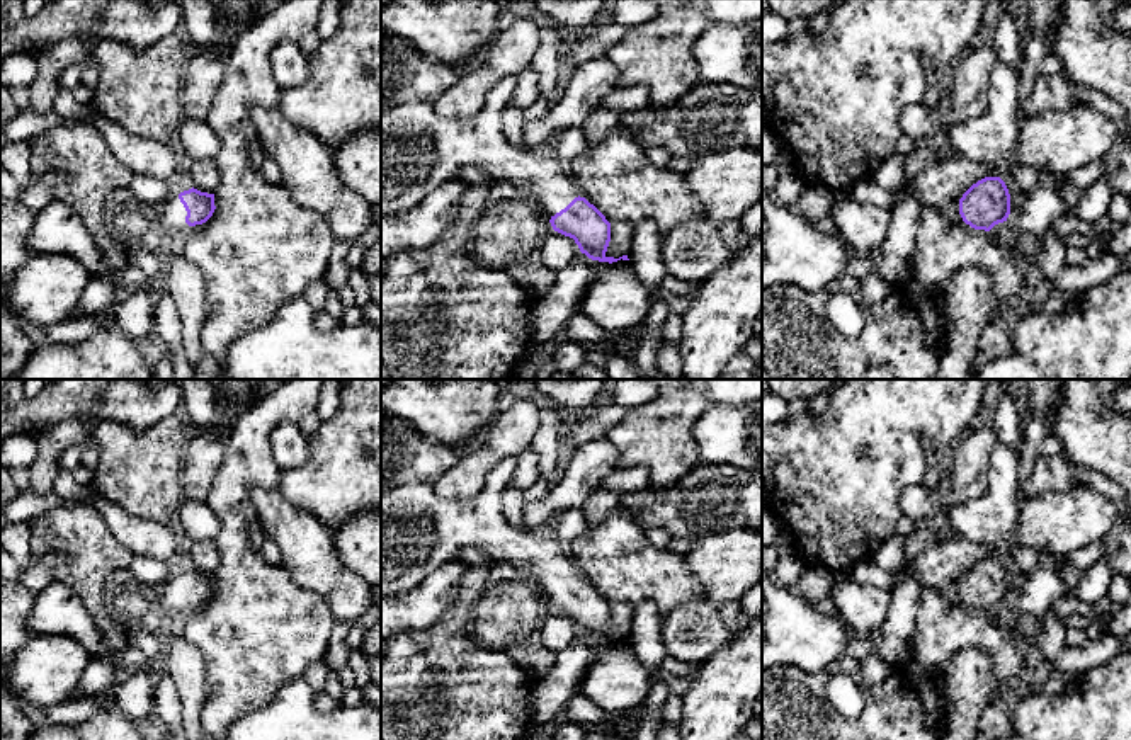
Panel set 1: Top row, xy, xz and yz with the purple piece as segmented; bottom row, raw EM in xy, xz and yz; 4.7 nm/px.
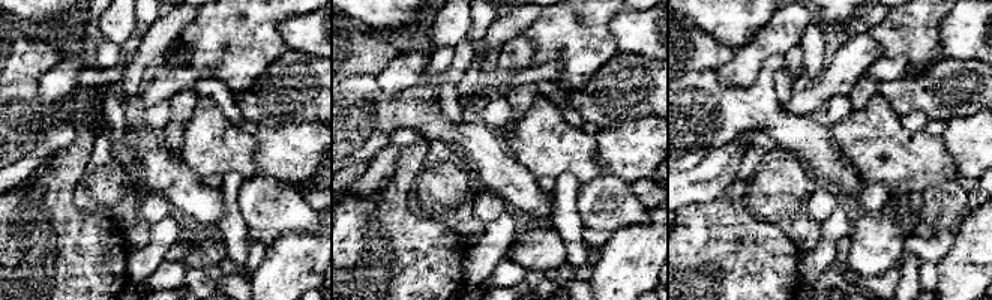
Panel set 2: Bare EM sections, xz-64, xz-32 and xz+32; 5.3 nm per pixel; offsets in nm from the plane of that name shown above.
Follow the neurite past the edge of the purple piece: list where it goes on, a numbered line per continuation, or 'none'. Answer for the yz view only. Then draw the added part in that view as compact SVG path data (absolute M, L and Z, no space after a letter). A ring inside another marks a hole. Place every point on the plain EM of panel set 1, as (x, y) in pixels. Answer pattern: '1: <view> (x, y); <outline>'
1: yz (953, 589); M959 580L949 583L946 589L941 589L941 590L944 590L954 602L958 602L959 606L963 606L964 609L975 612L975 609L971 609L969 606L966 606L963 602L961 595L959 595Z

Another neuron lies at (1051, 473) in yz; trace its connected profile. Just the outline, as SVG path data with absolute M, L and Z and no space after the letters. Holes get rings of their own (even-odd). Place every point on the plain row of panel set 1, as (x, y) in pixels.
M1065 454L1039 456L1031 478L1017 485L1017 500L1022 502L1046 492L1070 492L1080 487L1071 475L1071 464Z

